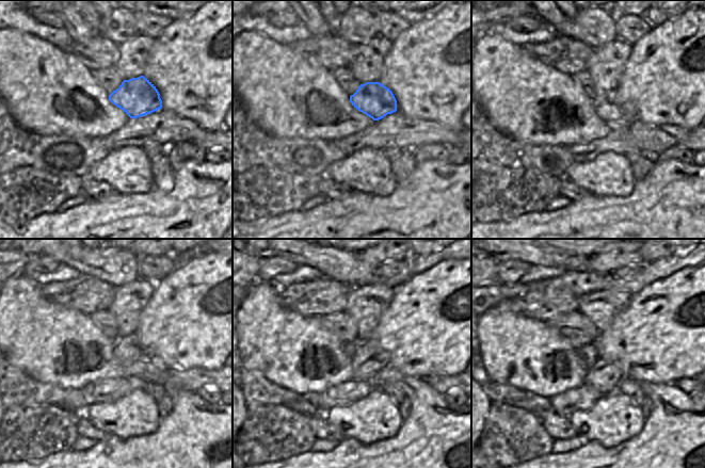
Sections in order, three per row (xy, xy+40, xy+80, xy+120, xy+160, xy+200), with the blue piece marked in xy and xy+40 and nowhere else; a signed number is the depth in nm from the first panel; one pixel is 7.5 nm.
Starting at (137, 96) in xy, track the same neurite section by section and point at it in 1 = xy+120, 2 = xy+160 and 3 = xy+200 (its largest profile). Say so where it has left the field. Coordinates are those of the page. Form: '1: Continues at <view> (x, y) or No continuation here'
1: Continues at xy+120 (126, 351)
2: Continues at xy+160 (368, 358)
3: Continues at xy+200 (604, 376).

